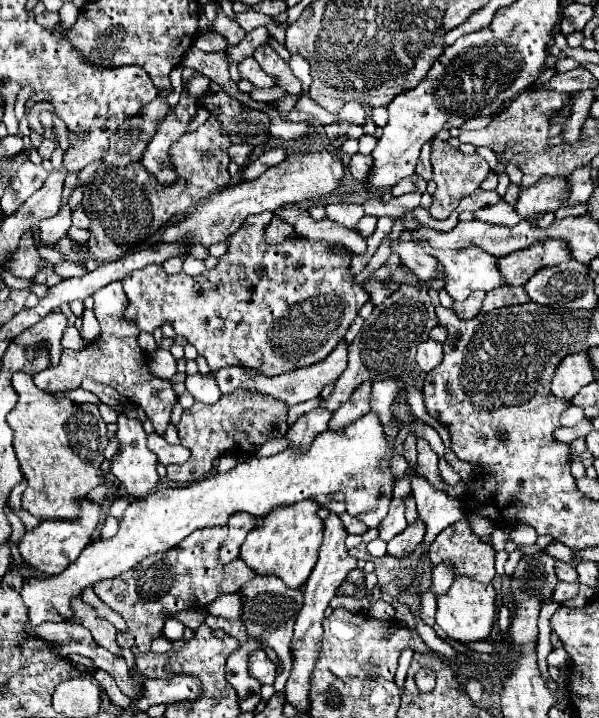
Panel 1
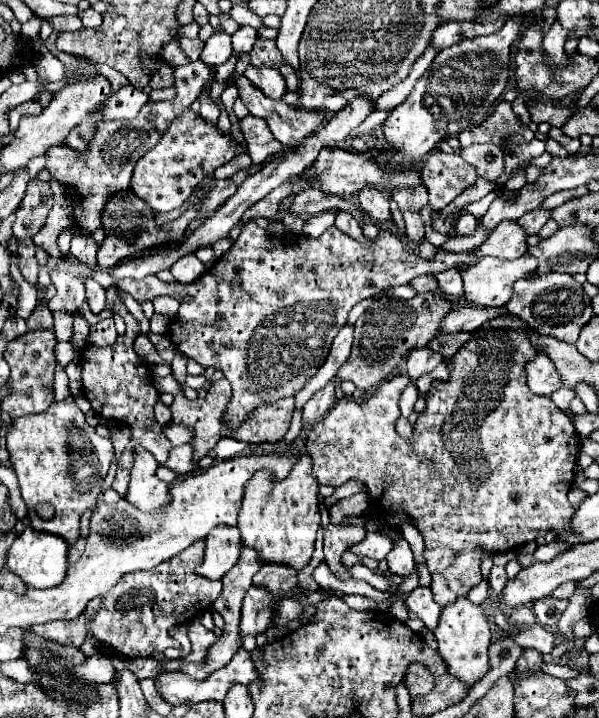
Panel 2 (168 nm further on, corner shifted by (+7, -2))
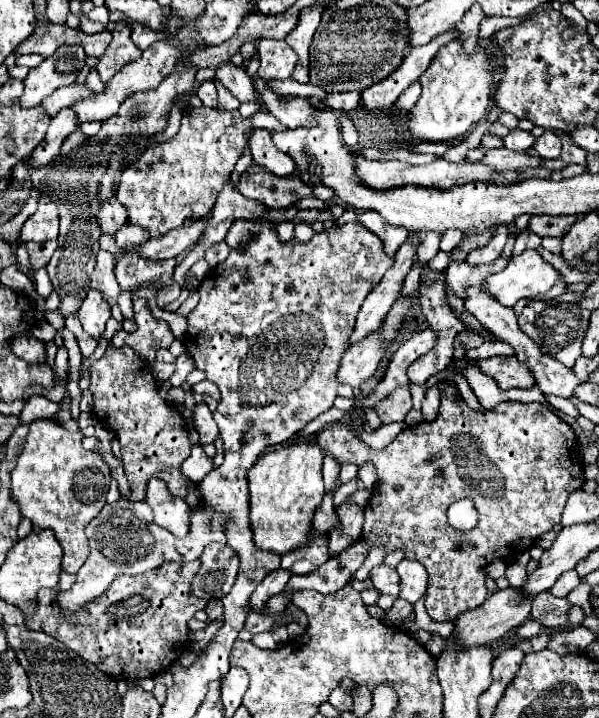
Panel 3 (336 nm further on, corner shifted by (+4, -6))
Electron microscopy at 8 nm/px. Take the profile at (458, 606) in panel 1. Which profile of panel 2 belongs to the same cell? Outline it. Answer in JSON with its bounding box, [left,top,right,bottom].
[435,597,491,687]

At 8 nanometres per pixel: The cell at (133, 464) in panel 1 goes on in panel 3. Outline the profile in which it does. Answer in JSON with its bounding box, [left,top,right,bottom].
[146,479,190,537]

